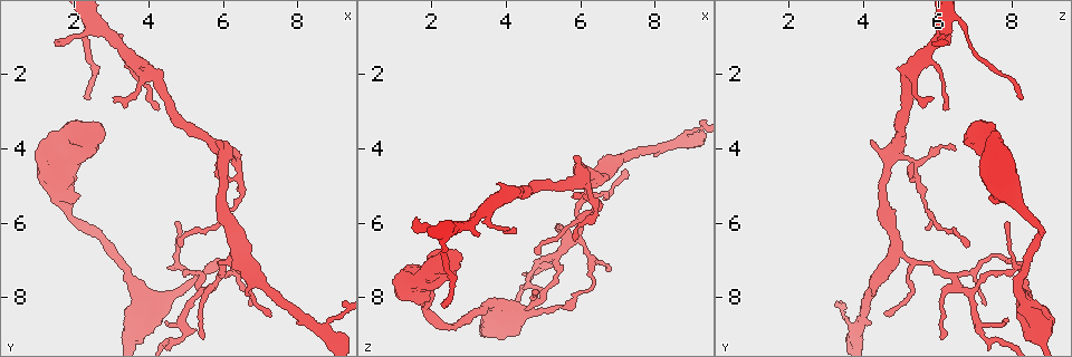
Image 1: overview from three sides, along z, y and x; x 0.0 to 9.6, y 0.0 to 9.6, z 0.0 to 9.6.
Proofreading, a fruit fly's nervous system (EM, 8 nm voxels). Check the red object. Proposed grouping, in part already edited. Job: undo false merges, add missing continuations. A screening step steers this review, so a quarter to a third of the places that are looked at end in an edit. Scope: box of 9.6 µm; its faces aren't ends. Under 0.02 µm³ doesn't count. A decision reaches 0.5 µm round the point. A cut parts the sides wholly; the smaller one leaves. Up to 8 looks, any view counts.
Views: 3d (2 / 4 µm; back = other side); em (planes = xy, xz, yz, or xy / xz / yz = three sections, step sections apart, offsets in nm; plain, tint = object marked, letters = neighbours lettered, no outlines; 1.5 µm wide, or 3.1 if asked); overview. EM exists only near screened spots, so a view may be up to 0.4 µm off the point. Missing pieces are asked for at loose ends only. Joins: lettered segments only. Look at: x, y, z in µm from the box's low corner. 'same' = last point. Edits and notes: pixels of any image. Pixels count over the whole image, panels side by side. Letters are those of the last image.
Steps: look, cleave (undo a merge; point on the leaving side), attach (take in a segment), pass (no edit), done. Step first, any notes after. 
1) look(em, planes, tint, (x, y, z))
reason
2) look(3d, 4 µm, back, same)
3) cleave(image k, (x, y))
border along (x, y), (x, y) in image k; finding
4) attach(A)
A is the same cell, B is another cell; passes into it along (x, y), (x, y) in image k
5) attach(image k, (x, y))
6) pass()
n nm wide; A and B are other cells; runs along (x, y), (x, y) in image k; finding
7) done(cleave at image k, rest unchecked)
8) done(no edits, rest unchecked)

look(3d, 4 µm, (1.50, 3.55, 7.65))
free end

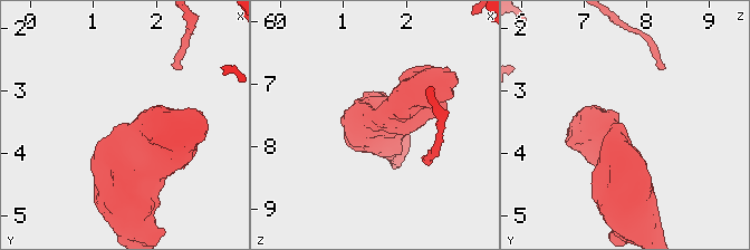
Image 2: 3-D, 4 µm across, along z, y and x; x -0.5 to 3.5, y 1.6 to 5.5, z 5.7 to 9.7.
look(em, xz, step 8, tint, (1.50, 3.55, 7.65))

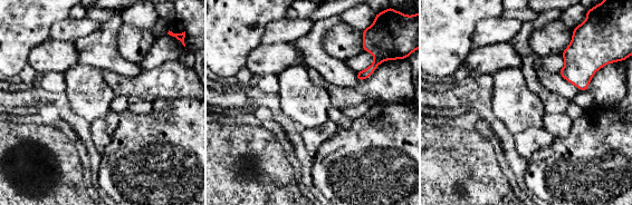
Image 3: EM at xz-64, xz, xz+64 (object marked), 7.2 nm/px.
look(em, planes, letters, same)

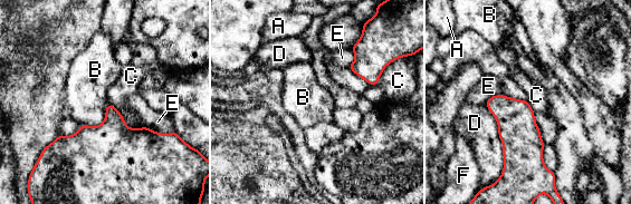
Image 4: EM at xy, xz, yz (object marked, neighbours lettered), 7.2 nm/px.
pass()
A, B, C, D, E and F are other cells; border along (108, 103), (98, 125), (79, 125) in image 4; none of them fits

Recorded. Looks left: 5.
look(3d, 4 µm, (5.90, 7.45, 6.35))
three-way junction

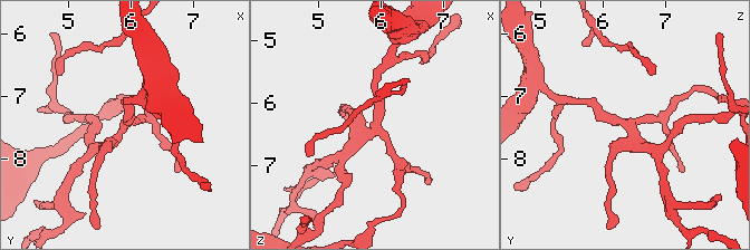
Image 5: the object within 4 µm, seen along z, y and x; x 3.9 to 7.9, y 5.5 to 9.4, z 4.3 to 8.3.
look(em, yz, step 8, tint, (5.95, 7.40, 6.40))
need the tissue

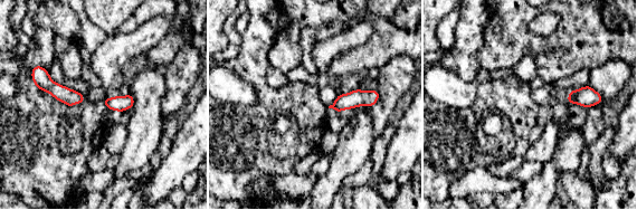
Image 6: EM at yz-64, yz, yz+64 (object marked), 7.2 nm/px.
look(em, planes, letters, same)

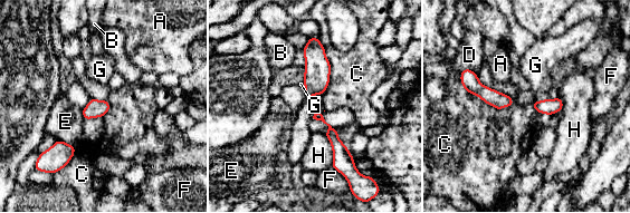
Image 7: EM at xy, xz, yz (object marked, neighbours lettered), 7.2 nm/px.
pass()
90 nm wide; A, B, C, D, E, F, G and H are other cells; runs along (316, 115), (331, 128), (347, 167) in image 7; all the same cell

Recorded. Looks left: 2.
look(em, planes, letters, (5.00, 8.60, 7.85))
thin end

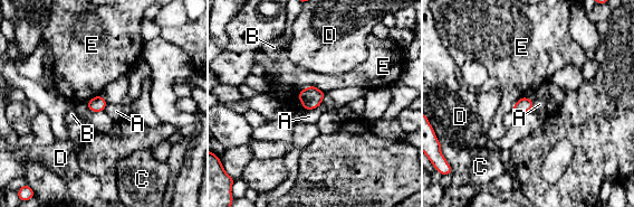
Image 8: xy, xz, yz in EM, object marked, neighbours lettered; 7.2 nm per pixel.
pass()
A, B, C, D and E are other cells; border along (320, 104), (305, 110) in image 8; none of them fits

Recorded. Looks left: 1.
done(no edits, rest unchecked)

